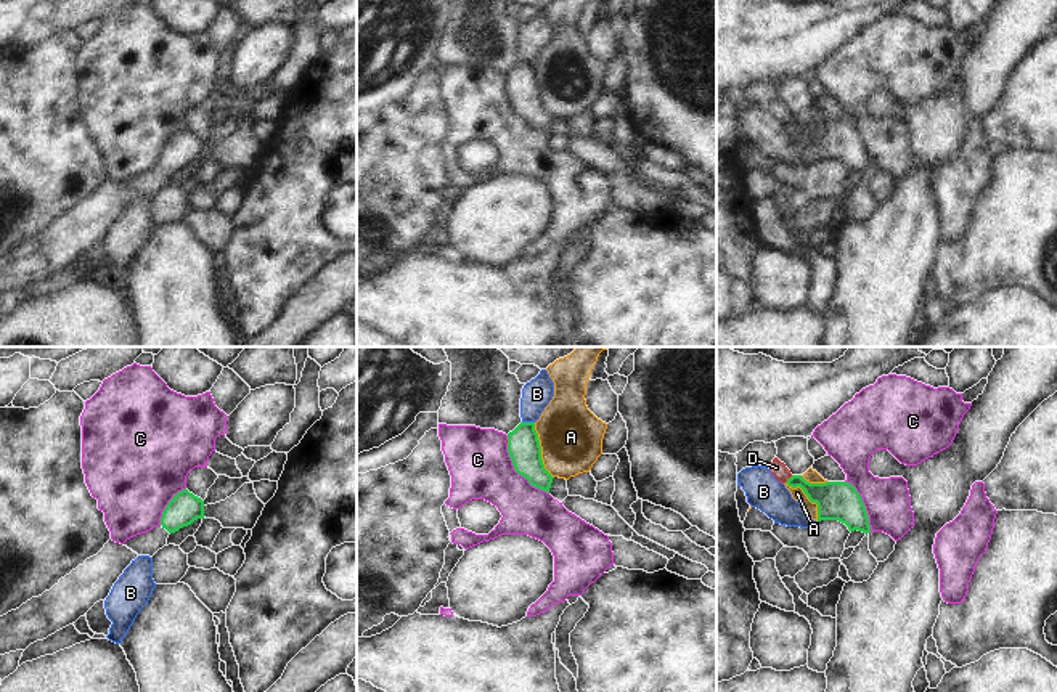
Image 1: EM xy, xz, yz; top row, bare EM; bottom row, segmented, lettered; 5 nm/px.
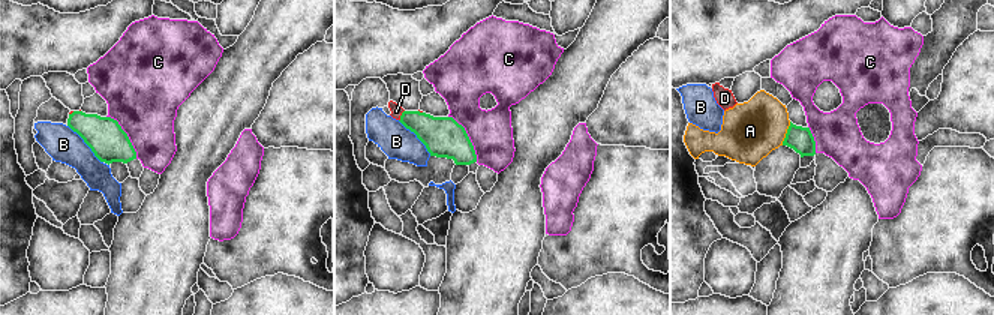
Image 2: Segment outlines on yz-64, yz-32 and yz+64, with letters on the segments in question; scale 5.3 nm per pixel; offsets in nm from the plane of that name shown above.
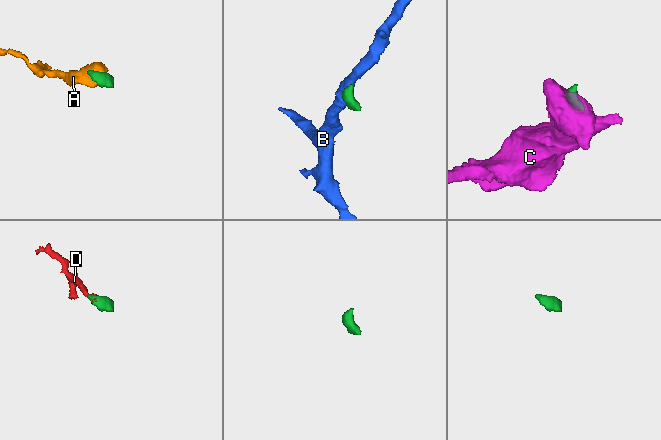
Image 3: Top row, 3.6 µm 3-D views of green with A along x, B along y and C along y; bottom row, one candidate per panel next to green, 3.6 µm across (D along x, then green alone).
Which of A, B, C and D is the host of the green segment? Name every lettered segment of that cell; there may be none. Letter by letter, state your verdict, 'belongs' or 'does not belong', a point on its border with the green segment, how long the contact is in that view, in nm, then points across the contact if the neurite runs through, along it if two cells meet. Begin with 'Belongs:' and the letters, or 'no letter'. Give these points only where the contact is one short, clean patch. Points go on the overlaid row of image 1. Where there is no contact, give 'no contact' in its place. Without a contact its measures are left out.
Belongs: D
A: does not belong | xz (540, 450) | 300 nm | along xz (534, 423), (543, 468), (553, 477)
B: does not belong | xz (529, 423) | 60 nm | along xz (522, 421), (534, 423)
C: does not belong | xz (519, 474) | 340 nm | along xz (506, 443), (514, 469), (532, 485), (548, 493)
D: belongs | yz (787, 479) | 60 nm | across yz (832, 498), (787, 479), (776, 468)

